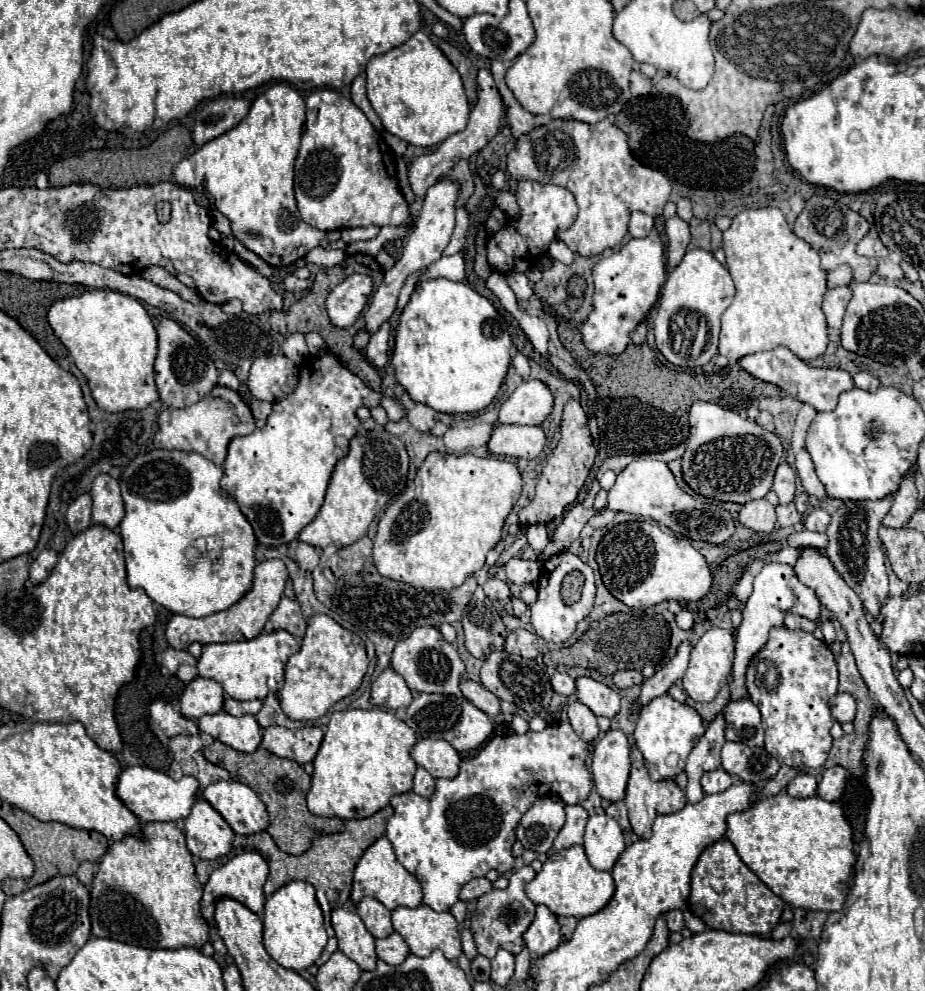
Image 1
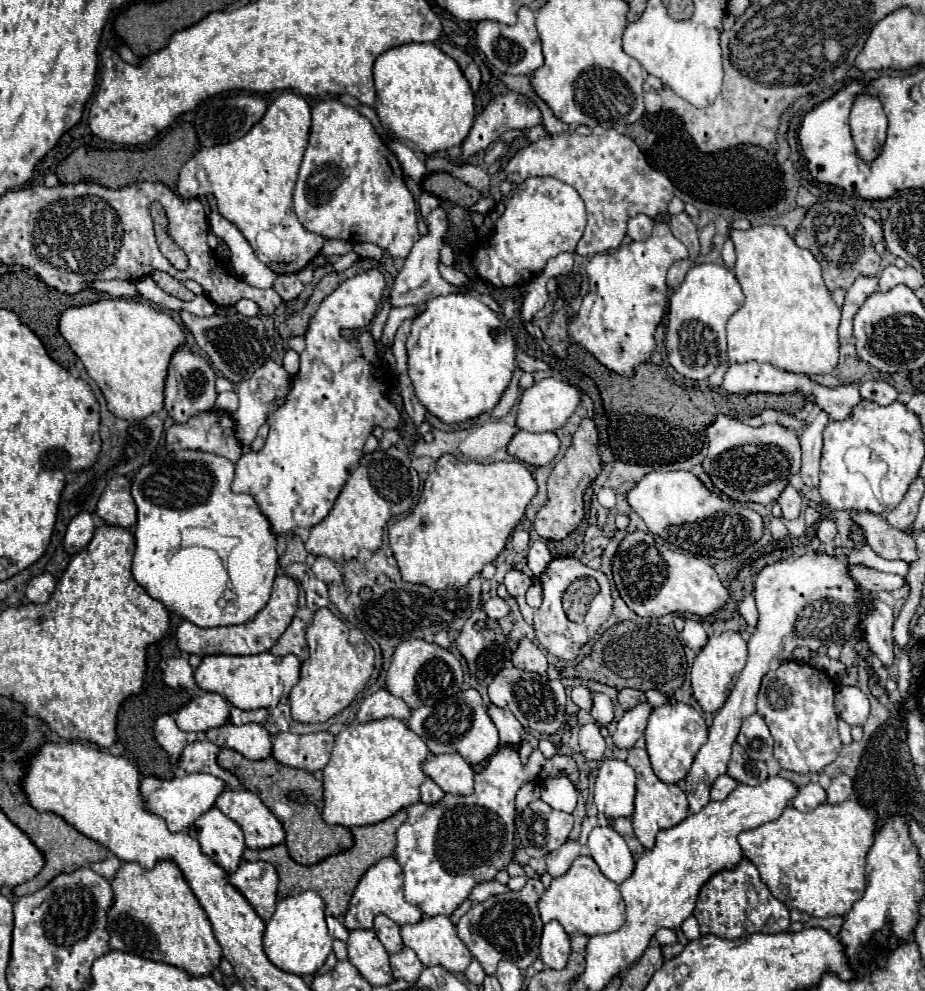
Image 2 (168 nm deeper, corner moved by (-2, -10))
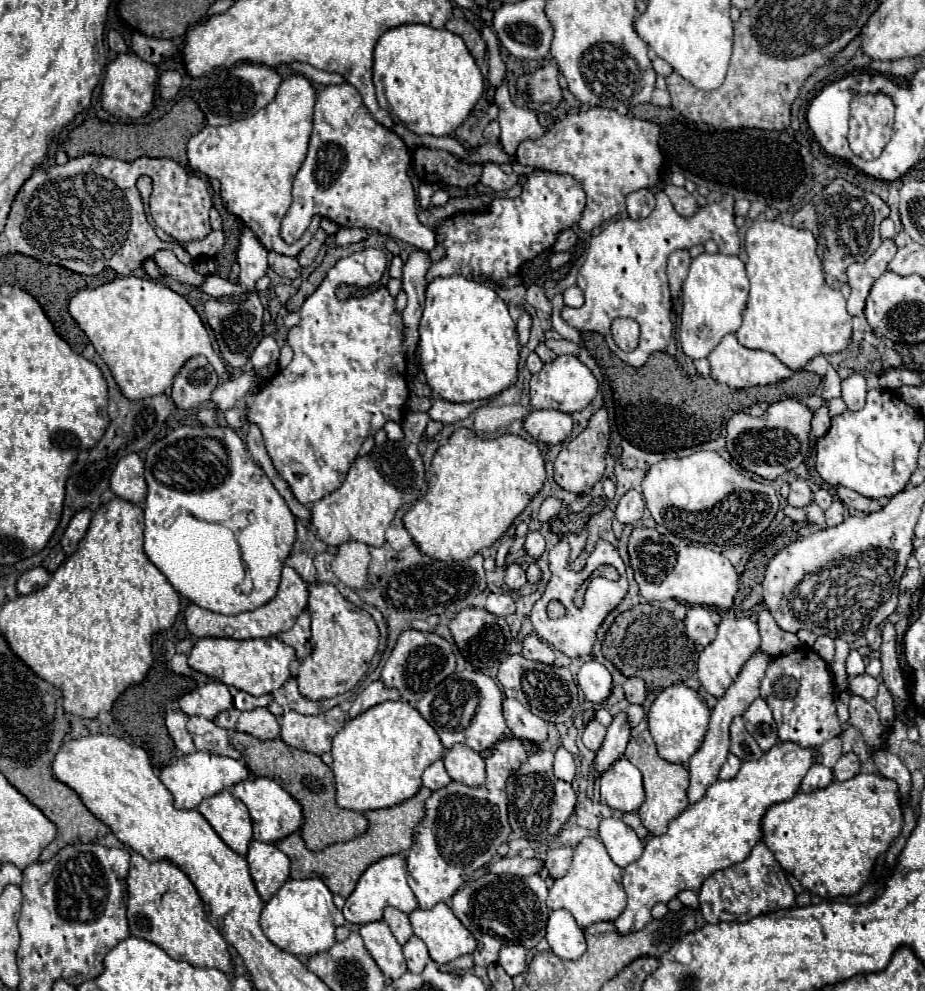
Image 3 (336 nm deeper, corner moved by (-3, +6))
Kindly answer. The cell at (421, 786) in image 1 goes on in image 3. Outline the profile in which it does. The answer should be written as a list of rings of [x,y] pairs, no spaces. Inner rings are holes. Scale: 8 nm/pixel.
[[[441,760],[433,762],[433,764],[423,772],[423,786],[429,788],[429,790],[439,790],[439,788],[447,786],[449,782],[451,782],[451,778],[449,778],[449,774],[445,772]]]

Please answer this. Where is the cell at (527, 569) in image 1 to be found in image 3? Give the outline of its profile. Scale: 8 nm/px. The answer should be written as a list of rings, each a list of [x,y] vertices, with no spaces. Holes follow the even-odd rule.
[[[509,564],[505,568],[505,584],[511,588],[511,590],[519,590],[527,584],[527,576],[525,576],[525,570],[519,566],[519,564]]]

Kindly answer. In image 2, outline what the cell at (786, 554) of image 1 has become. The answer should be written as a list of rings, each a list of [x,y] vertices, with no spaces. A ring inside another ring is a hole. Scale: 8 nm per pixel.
[[[850,566],[850,574],[852,578],[858,582],[860,590],[866,590],[866,592],[872,592],[872,594],[878,594],[882,590],[898,590],[906,584],[906,578],[898,576],[898,574],[884,574],[884,572],[874,572],[872,568],[866,568],[866,566]]]

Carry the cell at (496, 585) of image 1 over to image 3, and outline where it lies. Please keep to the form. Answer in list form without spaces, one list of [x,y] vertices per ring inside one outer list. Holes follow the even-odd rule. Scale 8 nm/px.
[[[491,592],[485,602],[485,610],[495,616],[509,616],[515,612],[515,602],[507,592]]]

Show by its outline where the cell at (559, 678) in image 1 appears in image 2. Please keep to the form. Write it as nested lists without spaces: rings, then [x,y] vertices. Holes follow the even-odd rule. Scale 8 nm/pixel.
[[[576,686],[576,688],[572,688],[570,698],[580,706],[580,710],[590,712],[590,708],[592,708],[592,692],[590,692],[586,686]]]

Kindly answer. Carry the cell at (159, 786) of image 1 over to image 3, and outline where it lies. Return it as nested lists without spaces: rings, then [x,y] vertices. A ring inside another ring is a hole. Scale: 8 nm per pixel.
[[[193,752],[187,754],[185,760],[179,760],[175,764],[169,764],[165,768],[161,768],[159,772],[159,780],[167,786],[167,790],[173,794],[173,806],[177,810],[193,810],[199,806],[199,802],[207,796],[219,794],[223,790],[229,790],[231,786],[239,784],[241,780],[249,778],[249,770],[245,764],[241,764],[239,760],[233,758],[225,758],[225,756],[215,756],[209,752]]]

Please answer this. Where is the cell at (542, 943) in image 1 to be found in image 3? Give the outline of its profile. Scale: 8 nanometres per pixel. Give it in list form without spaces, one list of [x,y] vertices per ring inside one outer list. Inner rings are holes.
[[[553,910],[547,920],[547,942],[563,960],[575,960],[585,952],[583,930],[567,910]]]

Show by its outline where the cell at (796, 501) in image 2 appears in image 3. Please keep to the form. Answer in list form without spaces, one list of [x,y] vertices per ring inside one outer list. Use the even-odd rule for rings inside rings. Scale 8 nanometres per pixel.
[[[793,480],[789,486],[791,486],[791,492],[789,492],[787,502],[791,506],[803,508],[803,506],[807,506],[811,502],[811,490],[809,490],[809,486],[803,480]]]

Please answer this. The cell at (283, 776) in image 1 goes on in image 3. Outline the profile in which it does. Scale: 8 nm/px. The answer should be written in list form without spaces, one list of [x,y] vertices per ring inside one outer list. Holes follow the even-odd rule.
[[[235,732],[231,734],[231,746],[243,756],[247,768],[255,776],[273,778],[281,784],[283,790],[287,790],[303,810],[303,826],[301,826],[301,838],[305,840],[305,846],[309,850],[323,850],[329,844],[335,842],[347,842],[357,838],[367,830],[365,816],[361,812],[337,808],[335,804],[335,782],[333,782],[333,770],[321,762],[319,756],[295,750],[287,744],[283,744],[281,738],[263,742],[251,734]]]

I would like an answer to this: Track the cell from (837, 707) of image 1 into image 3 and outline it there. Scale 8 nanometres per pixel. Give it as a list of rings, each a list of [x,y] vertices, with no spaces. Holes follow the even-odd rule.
[[[859,674],[859,676],[847,676],[847,692],[851,696],[861,696],[867,702],[877,696],[877,680],[871,678],[869,674]]]

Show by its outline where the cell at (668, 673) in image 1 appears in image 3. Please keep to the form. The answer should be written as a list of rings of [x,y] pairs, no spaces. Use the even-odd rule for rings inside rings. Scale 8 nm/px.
[[[621,710],[619,714],[613,716],[613,722],[607,726],[607,736],[605,742],[601,746],[601,750],[597,752],[595,758],[595,772],[601,774],[605,772],[615,760],[619,760],[625,752],[625,746],[631,738],[631,724],[627,720],[627,714]]]

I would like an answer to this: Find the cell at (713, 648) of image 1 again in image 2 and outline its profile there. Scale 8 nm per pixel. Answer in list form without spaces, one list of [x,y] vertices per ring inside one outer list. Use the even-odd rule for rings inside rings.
[[[722,632],[720,636],[710,636],[708,644],[698,652],[692,670],[690,670],[690,682],[696,702],[702,706],[704,712],[718,712],[722,704],[726,702],[730,690],[734,688],[742,668],[746,666],[748,650],[746,642],[738,632]]]

